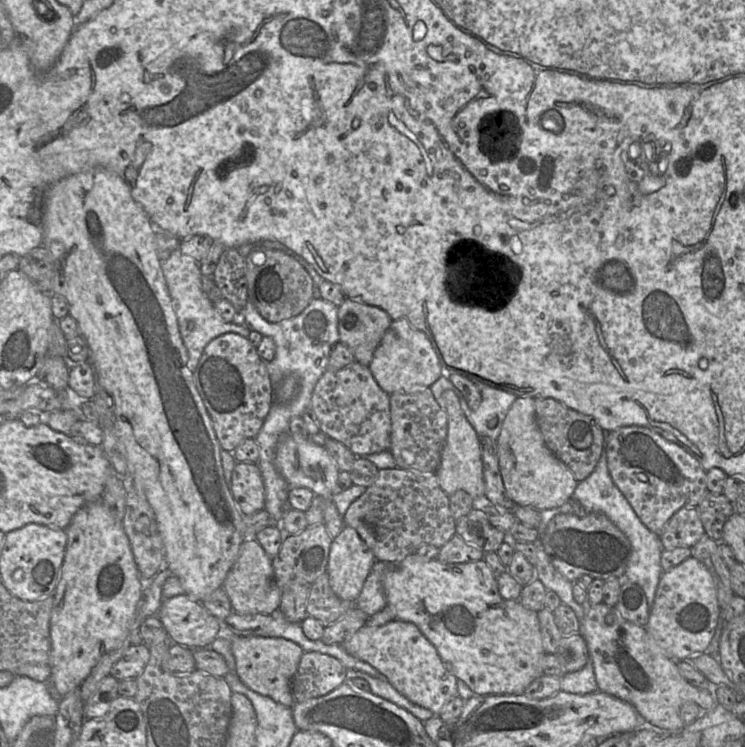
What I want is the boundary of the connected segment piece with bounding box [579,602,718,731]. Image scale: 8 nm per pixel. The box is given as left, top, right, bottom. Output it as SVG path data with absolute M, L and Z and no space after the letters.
M603 602L586 607L579 633L587 643L598 690L631 704L648 724L680 731L685 726L680 717L680 709L685 703L694 702L704 712L717 706L714 687L700 689L690 685L680 675L677 661L662 651L646 628L623 619L615 607Z

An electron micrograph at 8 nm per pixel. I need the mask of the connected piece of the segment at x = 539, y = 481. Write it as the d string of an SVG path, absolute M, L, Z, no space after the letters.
M517 397L504 419L497 447L499 468L509 497L518 505L541 511L560 507L569 501L578 481L545 445L536 421L534 399Z

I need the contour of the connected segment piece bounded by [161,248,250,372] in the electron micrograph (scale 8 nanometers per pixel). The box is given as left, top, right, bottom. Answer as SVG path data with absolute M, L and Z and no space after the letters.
M177 248L161 263L161 269L175 311L179 332L188 353L187 366L191 372L195 370L205 346L216 337L225 333L236 333L248 339L250 330L247 326L225 322L215 310L202 288L202 275L197 261Z

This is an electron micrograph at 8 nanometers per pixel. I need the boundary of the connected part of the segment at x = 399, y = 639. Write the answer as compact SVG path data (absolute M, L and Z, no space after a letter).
M395 619L381 626L371 627L365 624L342 645L350 655L377 669L411 702L431 710L437 716L449 701L458 696L457 677L447 670L435 646L412 622Z

